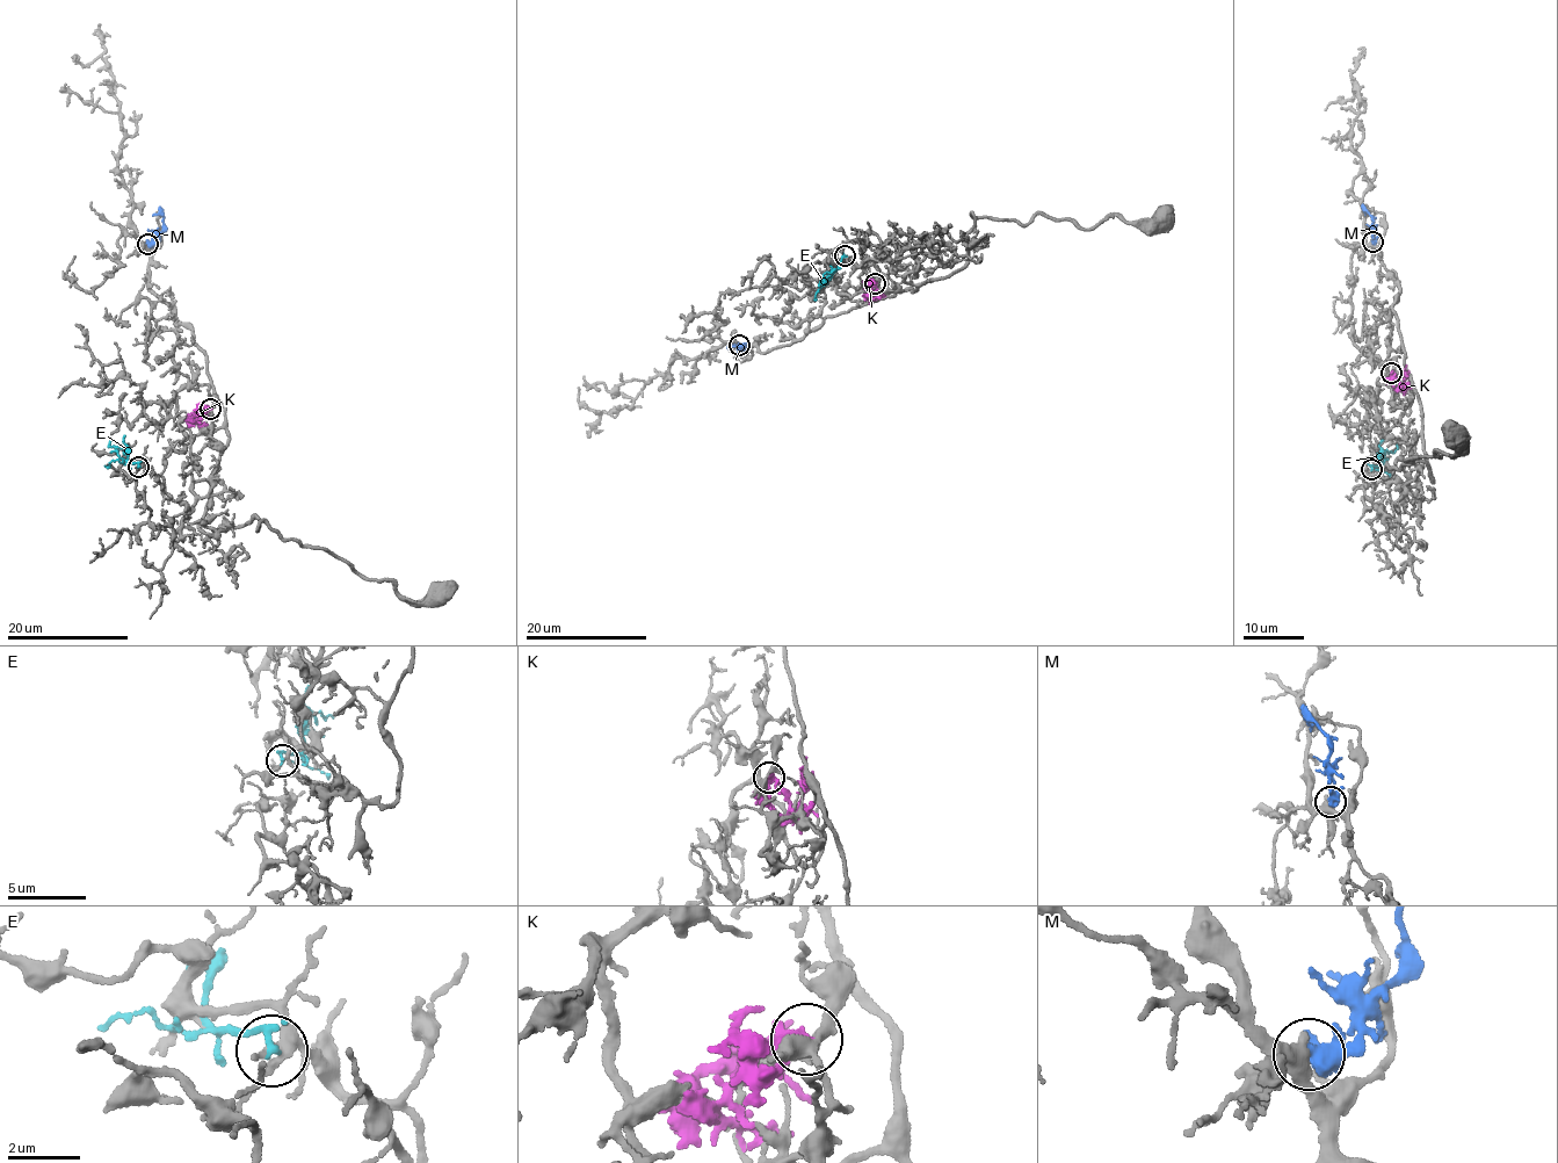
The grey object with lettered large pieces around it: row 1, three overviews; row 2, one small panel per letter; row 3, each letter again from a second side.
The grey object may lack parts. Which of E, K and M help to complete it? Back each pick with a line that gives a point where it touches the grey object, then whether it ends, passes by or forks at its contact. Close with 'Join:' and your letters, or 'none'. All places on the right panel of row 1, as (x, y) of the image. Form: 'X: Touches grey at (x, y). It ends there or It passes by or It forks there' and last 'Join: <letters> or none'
Join: none

